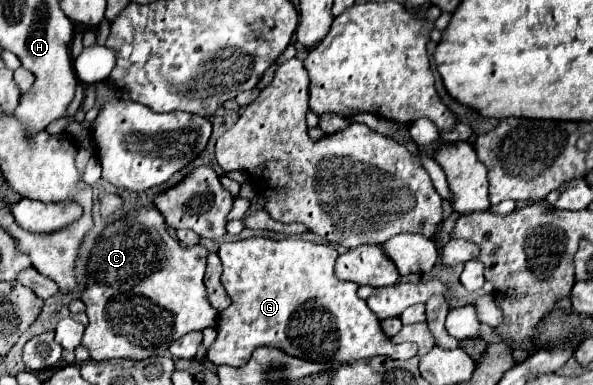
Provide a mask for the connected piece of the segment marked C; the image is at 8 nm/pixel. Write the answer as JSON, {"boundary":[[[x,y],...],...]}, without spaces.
{"boundary":[[[135,206],[123,218],[107,226],[97,238],[87,262],[87,288],[81,294],[87,306],[89,326],[83,334],[83,346],[89,348],[91,358],[133,358],[145,360],[151,356],[163,356],[169,344],[187,332],[205,330],[217,322],[217,310],[205,298],[203,272],[207,264],[207,250],[203,246],[187,248],[169,236],[165,220],[157,208]]]}

